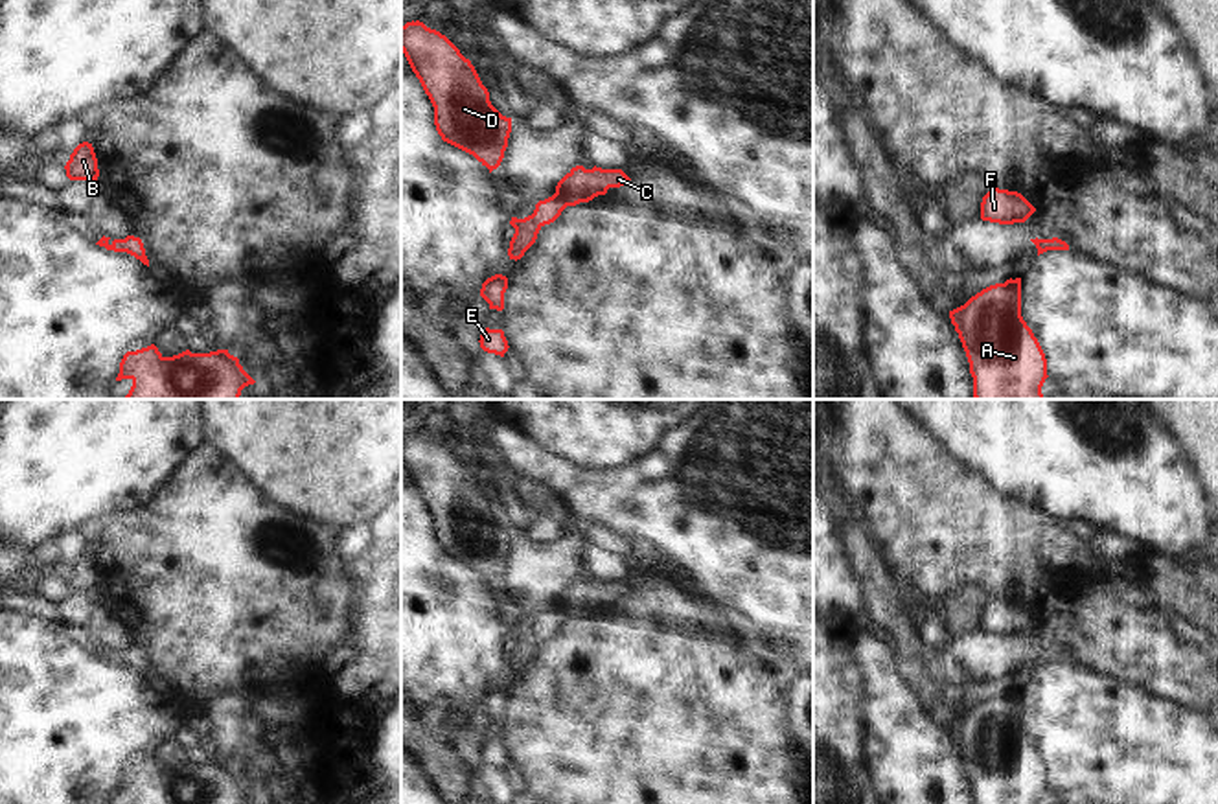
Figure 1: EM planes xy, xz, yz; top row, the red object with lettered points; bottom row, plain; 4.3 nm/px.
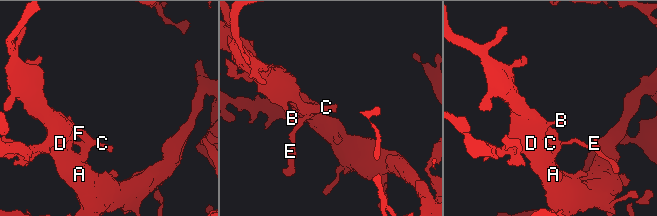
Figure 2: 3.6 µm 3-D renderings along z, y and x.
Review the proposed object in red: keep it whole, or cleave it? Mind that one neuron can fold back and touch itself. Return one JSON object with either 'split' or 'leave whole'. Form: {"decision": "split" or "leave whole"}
{"decision": "leave whole"}

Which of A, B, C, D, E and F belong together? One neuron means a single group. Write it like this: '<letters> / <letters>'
A B C D E F

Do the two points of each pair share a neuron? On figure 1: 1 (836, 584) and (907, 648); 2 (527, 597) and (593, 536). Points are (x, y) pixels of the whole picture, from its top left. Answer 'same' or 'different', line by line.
1: different
2: different

